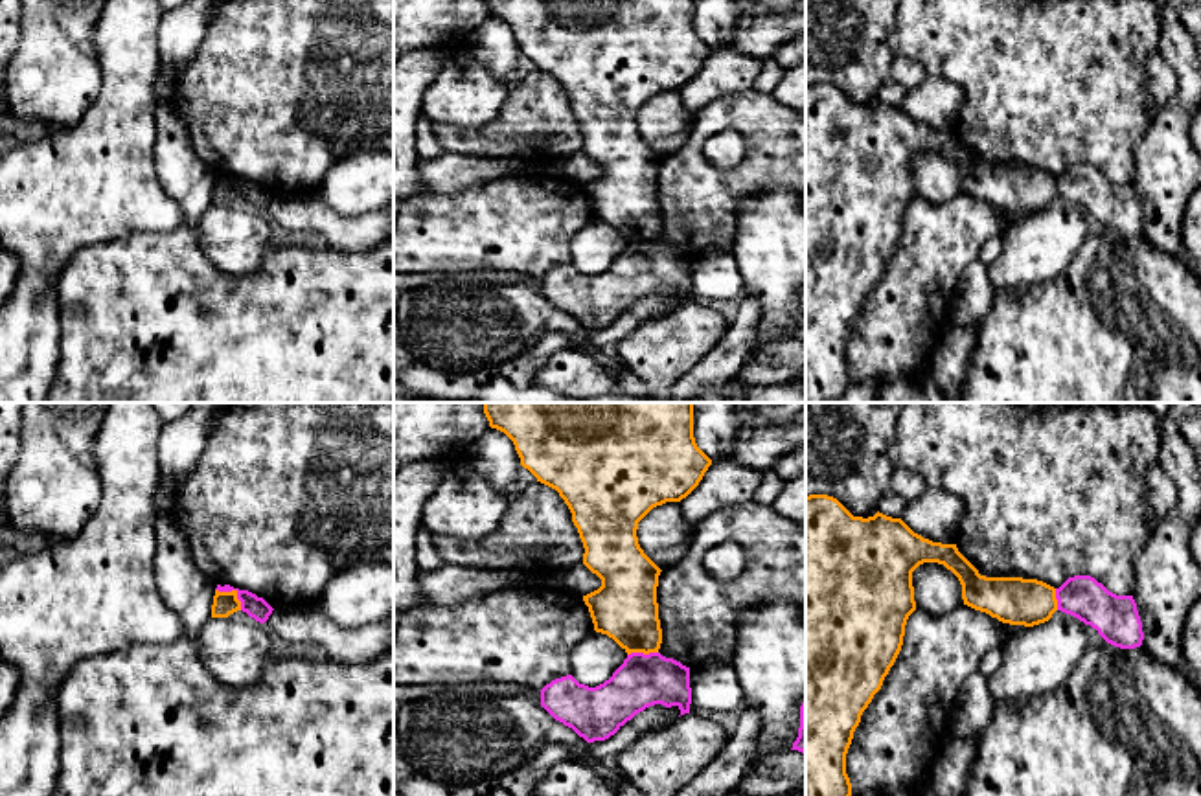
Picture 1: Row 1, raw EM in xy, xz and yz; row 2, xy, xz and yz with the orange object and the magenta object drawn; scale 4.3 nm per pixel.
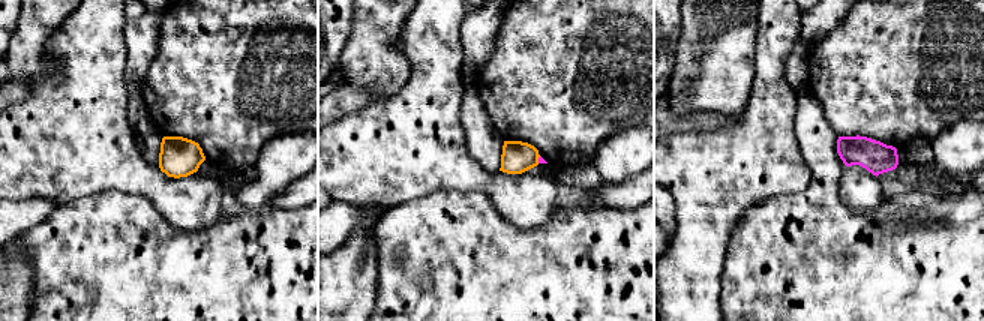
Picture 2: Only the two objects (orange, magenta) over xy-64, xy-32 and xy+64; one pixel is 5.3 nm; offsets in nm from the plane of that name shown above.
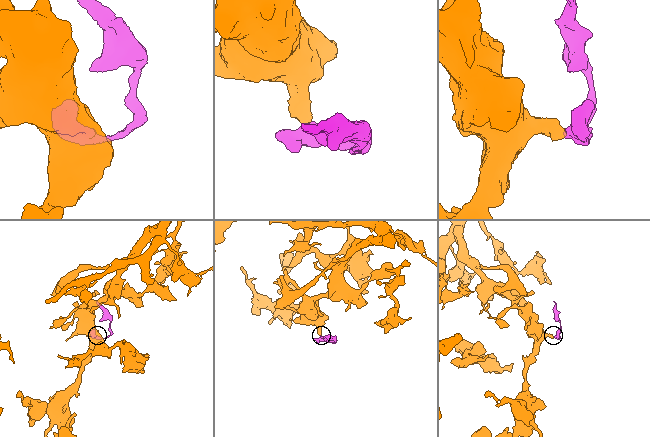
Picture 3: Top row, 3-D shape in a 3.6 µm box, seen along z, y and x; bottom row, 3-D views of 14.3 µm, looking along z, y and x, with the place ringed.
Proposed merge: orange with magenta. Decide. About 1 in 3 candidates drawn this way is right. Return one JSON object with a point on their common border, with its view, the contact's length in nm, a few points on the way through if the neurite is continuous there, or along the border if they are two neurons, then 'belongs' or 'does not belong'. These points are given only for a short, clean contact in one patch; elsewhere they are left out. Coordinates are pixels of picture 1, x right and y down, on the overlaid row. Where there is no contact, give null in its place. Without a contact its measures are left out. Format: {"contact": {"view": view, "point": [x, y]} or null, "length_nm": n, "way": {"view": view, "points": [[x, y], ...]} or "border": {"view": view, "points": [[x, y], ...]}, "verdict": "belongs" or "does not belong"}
{"contact": {"view": "xy", "point": [234, 591]}, "length_nm": 150, "border": {"view": "xy", "points": [[216, 589], [234, 591], [241, 609]]}, "verdict": "does not belong"}

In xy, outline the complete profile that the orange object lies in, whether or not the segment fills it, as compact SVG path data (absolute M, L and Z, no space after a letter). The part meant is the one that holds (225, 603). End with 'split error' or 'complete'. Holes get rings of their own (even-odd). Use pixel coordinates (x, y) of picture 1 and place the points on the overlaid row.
M215 590L212 618L228 618L230 614L241 610L241 601L237 599L237 590L219 592Z; complete

